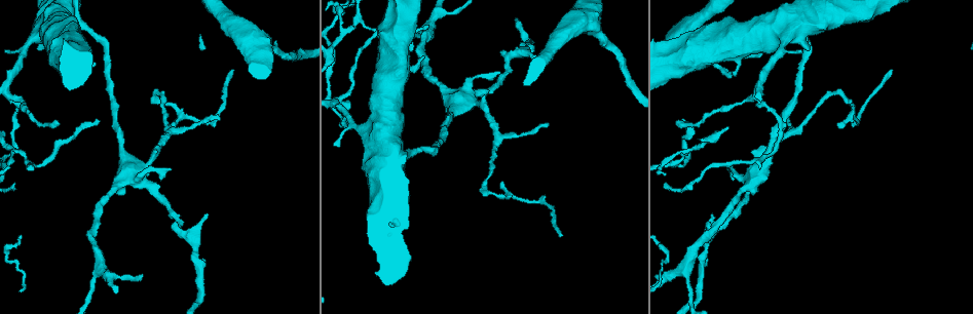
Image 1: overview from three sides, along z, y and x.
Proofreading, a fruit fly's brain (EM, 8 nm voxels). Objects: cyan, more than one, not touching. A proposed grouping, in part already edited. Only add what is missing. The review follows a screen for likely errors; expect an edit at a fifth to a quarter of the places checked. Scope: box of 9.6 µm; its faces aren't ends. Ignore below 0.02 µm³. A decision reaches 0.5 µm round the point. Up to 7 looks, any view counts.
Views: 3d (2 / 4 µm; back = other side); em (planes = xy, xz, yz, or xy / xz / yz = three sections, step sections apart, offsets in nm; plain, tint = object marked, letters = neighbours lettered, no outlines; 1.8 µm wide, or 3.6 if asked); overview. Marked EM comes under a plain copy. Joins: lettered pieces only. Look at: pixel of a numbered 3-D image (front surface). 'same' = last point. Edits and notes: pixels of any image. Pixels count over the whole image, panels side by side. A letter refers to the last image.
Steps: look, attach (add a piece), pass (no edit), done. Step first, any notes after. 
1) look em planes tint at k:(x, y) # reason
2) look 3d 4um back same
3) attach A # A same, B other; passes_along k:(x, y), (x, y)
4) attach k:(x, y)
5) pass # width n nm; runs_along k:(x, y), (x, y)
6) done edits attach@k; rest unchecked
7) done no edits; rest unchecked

look em planes letters at 1:(98, 122) # tapers out

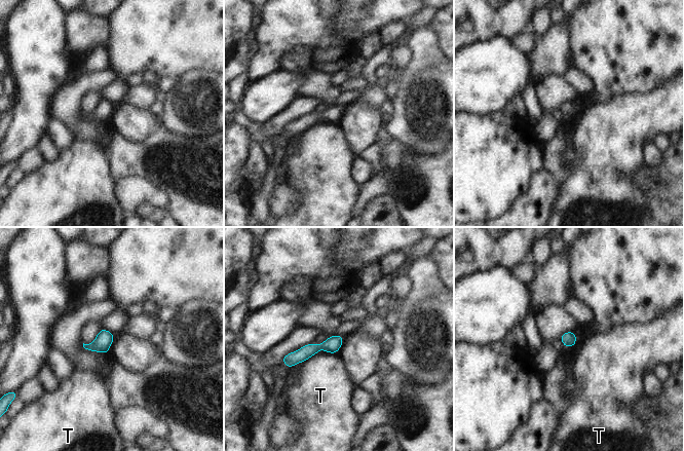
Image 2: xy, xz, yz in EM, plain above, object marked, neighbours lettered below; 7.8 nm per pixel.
pass # longest_contact T 150 nm; T other; border 2:(317, 351), (302, 362); none of them fits

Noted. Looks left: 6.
look 3d 4um at 1:(206, 216) # free end

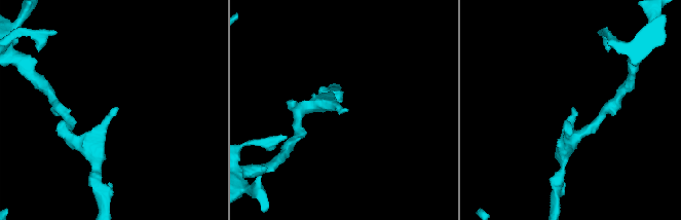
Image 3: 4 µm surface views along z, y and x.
look em xz step 8 tint at 3:(572, 109)

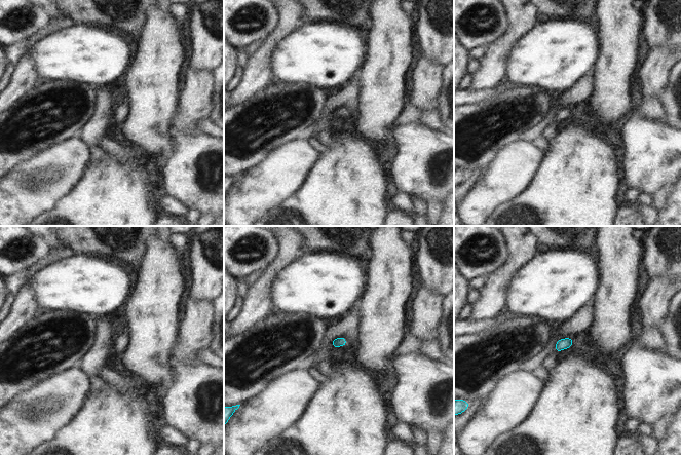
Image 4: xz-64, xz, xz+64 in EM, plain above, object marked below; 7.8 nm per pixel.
look em xz step 8 letters same

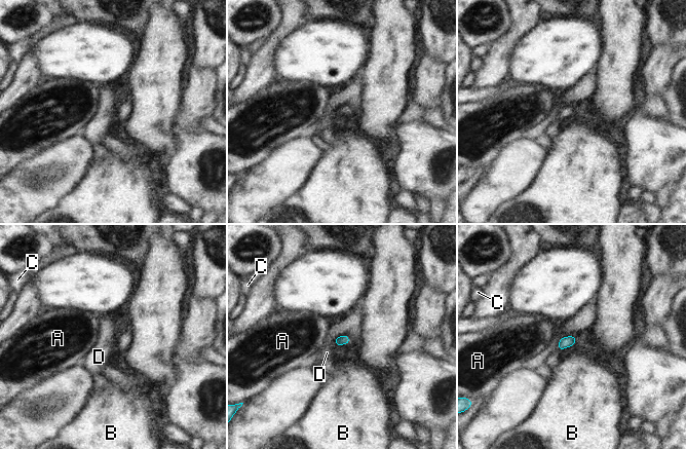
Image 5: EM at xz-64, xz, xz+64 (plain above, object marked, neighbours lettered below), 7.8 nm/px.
pass # A other, B other, C other, D other; border 5:(334, 339), (335, 346); no lettered piece goes on from it

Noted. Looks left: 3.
look em yz step 16 tint at 1:(157, 152) # thick turns thin

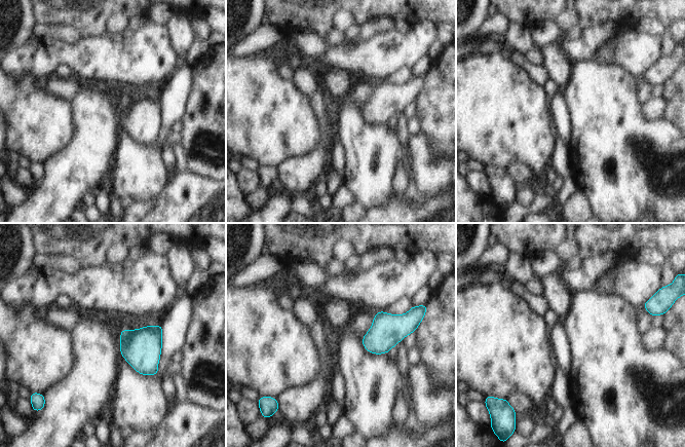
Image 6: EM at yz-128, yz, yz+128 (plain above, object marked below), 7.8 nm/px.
look em yz step 16 letters same

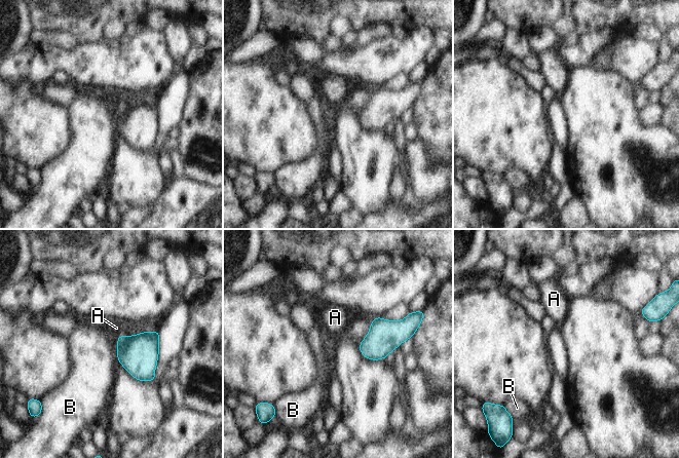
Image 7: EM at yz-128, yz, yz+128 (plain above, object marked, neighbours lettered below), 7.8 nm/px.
attach 7:(116, 328) # longest_contact B 200 nm; A same, B other; passes_along 7:(139, 353), (121, 335), (116, 328); it goes on there

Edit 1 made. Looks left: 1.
done edits attach@7; rest unchecked

